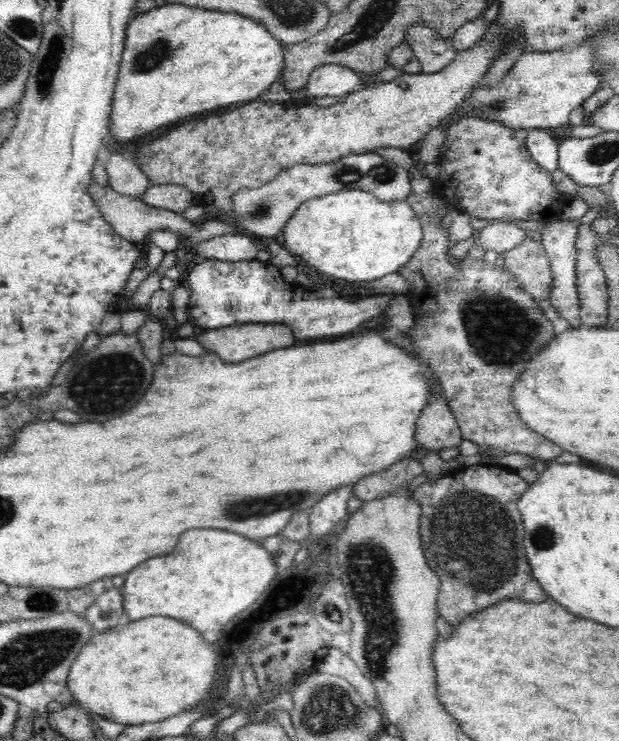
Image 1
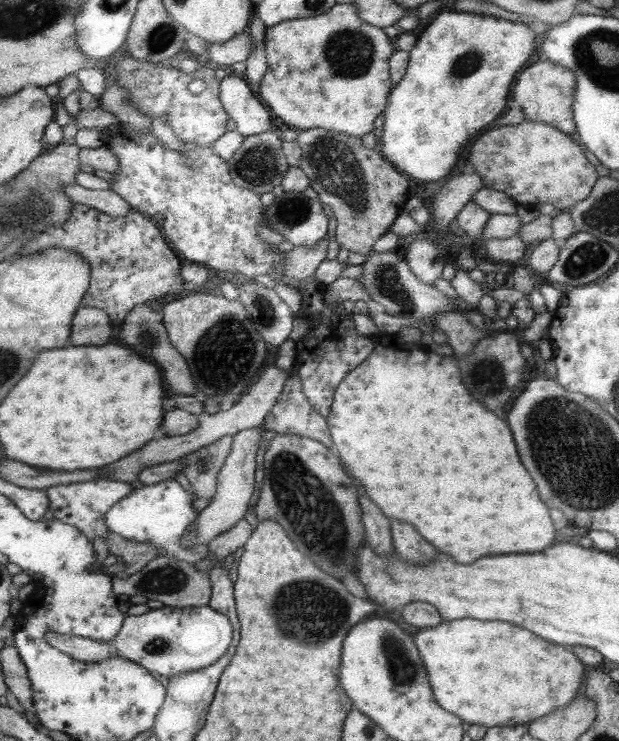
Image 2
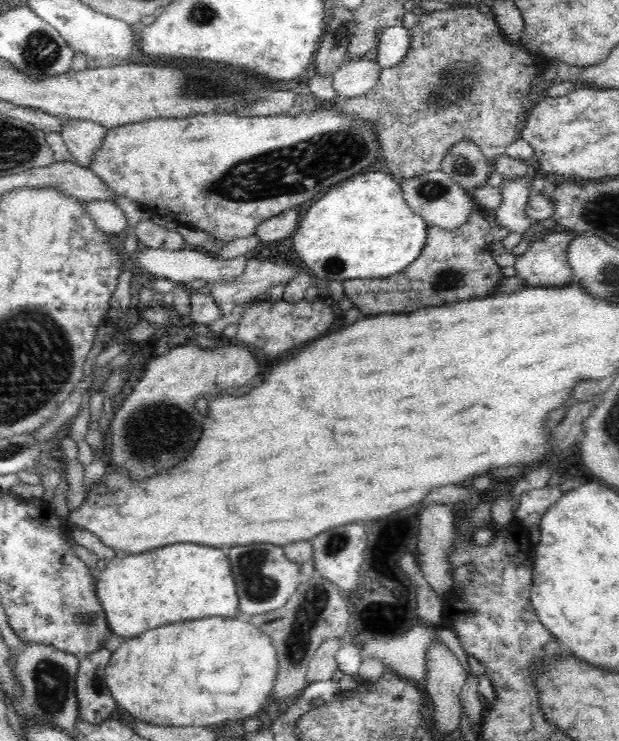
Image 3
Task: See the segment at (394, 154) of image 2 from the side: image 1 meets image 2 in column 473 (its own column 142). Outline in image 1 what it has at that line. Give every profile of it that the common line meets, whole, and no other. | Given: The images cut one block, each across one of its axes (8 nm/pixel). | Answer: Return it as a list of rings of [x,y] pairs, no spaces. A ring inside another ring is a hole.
[[[168,3],[166,6],[156,6],[145,13],[140,13],[128,23],[125,47],[122,53],[119,66],[119,75],[113,92],[112,106],[110,111],[110,132],[107,143],[111,140],[118,144],[130,144],[130,142],[142,142],[144,140],[153,140],[160,132],[164,132],[170,126],[176,126],[178,122],[192,118],[192,116],[202,116],[208,112],[216,112],[218,108],[236,104],[236,102],[248,102],[258,99],[263,95],[270,85],[280,78],[284,68],[283,44],[276,40],[260,23],[246,18],[237,12],[220,12],[219,10],[210,10],[200,7],[186,6],[180,3]]]

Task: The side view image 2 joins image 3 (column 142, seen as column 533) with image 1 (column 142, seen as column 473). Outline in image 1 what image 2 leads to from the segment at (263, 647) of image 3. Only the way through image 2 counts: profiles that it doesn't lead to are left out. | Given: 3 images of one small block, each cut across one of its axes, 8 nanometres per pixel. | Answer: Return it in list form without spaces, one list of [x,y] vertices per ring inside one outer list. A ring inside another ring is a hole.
[[[148,617],[95,633],[76,657],[68,674],[67,687],[86,712],[100,714],[107,721],[125,725],[155,723],[197,707],[209,696],[216,674],[216,650],[204,638],[172,618]]]

